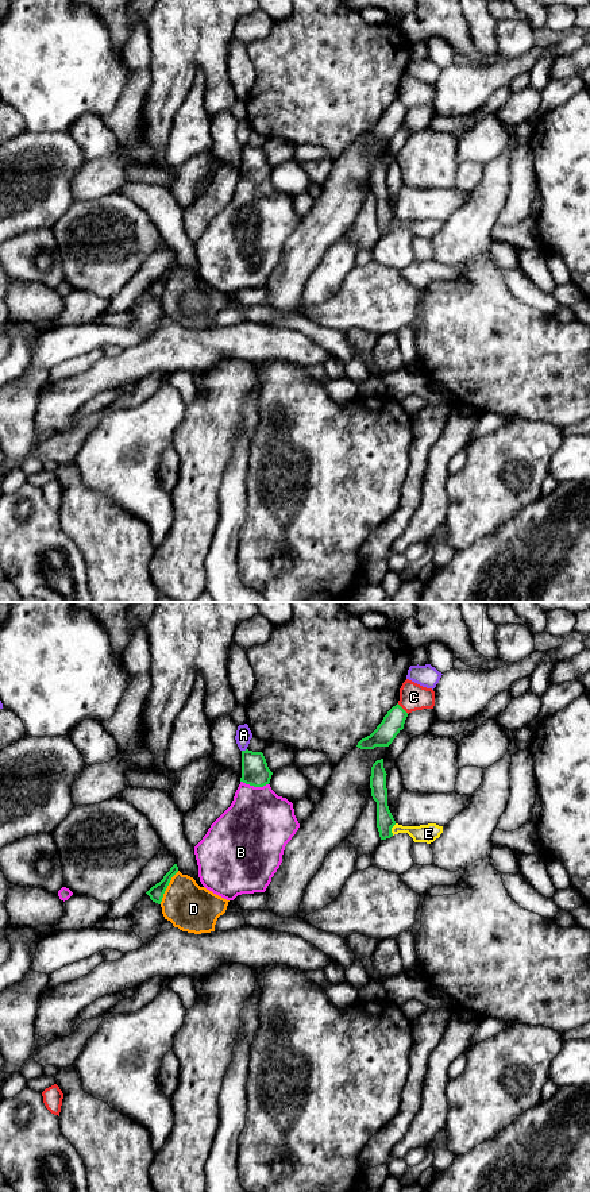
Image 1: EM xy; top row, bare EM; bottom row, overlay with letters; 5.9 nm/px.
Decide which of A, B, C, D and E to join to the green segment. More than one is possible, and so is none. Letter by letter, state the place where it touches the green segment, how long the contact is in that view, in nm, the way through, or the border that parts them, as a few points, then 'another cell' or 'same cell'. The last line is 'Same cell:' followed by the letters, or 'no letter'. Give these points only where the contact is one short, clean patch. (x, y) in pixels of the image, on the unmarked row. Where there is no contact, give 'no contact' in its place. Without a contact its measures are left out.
A: xy (243, 146) | 40 nm | another cell
B: xy (254, 181) | 170 nm | another cell
C: xy (401, 103) | 90 nm | another cell
D: xy (166, 282) | 240 nm | along xy (178, 266), (172, 273), (159, 299) | another cell
E: xy (390, 224) | 80 nm | along xy (396, 219), (392, 223), (392, 230) | another cell
Same cell: no letter

